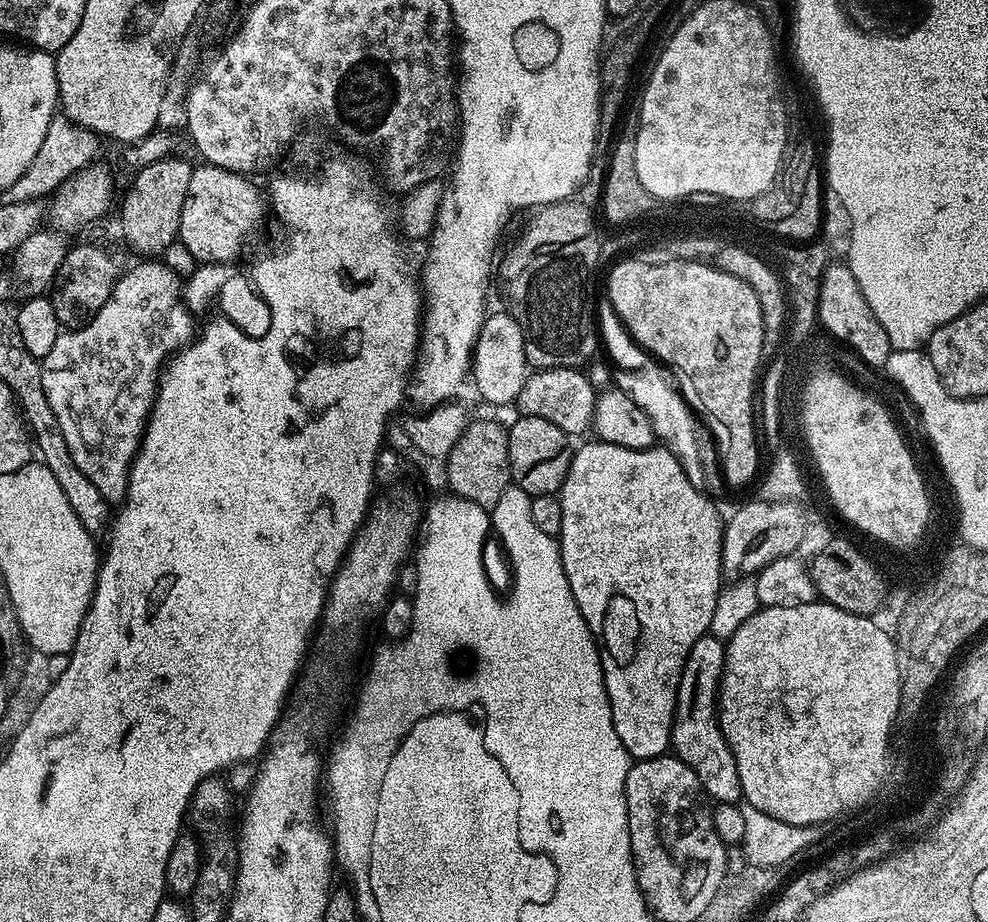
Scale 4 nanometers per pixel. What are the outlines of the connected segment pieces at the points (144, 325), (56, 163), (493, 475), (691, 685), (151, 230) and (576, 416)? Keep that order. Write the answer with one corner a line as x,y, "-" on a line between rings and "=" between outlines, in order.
160,262
140,263
144,264
134,265
129,272
127,269
119,277
113,287
113,292
106,299
105,305
94,314
88,323
81,325
79,328
61,331
58,342
54,342
54,347
51,348
50,354
46,354
40,360
42,390
46,390
46,398
50,402
50,410
54,410
54,418
58,418
58,426
62,426
62,438
66,438
66,446
70,446
74,466
78,466
78,470
82,470
82,474
86,474
86,478
90,478
90,482
94,482
94,486
98,486
98,491
102,493
102,498
106,498
110,502
123,501
129,494
129,476
132,473
132,464
140,451
148,415
151,414
153,404
156,401
158,393
158,373
156,374
156,371
159,370
160,363
164,360
164,355
167,352
179,353
181,350
188,348
194,340
194,335
192,336
192,319
194,319
194,316
189,311
188,305
185,304
185,297
182,295
182,280
180,282
179,278
166,265
156,264
=
63,114
53,116
46,130
46,138
42,138
42,146
38,146
38,154
34,154
34,162
30,162
30,166
24,171
22,178
18,178
18,182
14,182
3,192
3,203
26,203
39,201
40,196
51,197
63,180
67,180
71,173
79,172
89,163
90,157
87,156
87,152
96,143
98,137
95,132
76,124
=
473,419
450,450
448,458
448,485
453,493
489,510
496,507
502,494
512,484
508,457
508,428
496,420
=
712,635
698,638
698,642
690,646
690,654
684,663
682,678
678,682
678,698
670,745
676,759
690,766
690,770
694,770
694,778
698,778
705,797
717,805
740,804
744,795
742,778
738,778
738,766
720,729
718,715
725,647
725,641
=
171,158
154,162
153,165
146,165
135,173
137,175
132,180
132,185
128,188
128,193
124,196
124,201
120,204
120,232
124,235
124,240
136,252
141,252
141,257
156,258
159,252
164,252
173,243
177,243
180,235
180,219
182,218
182,202
186,198
186,186
190,186
190,174
193,170
191,163
180,160
181,158
=
541,368
539,370
532,370
527,373
525,378
525,384
521,388
521,392
518,393
514,401
515,407
520,407
519,410
525,416
537,416
538,418
546,418
546,422
554,422
554,426
558,426
558,430
562,430
570,438
577,438
584,431
589,431
592,428
592,414
593,408
596,405
596,397
598,395
597,389
592,387
592,383
587,378
587,375
581,369
578,368

